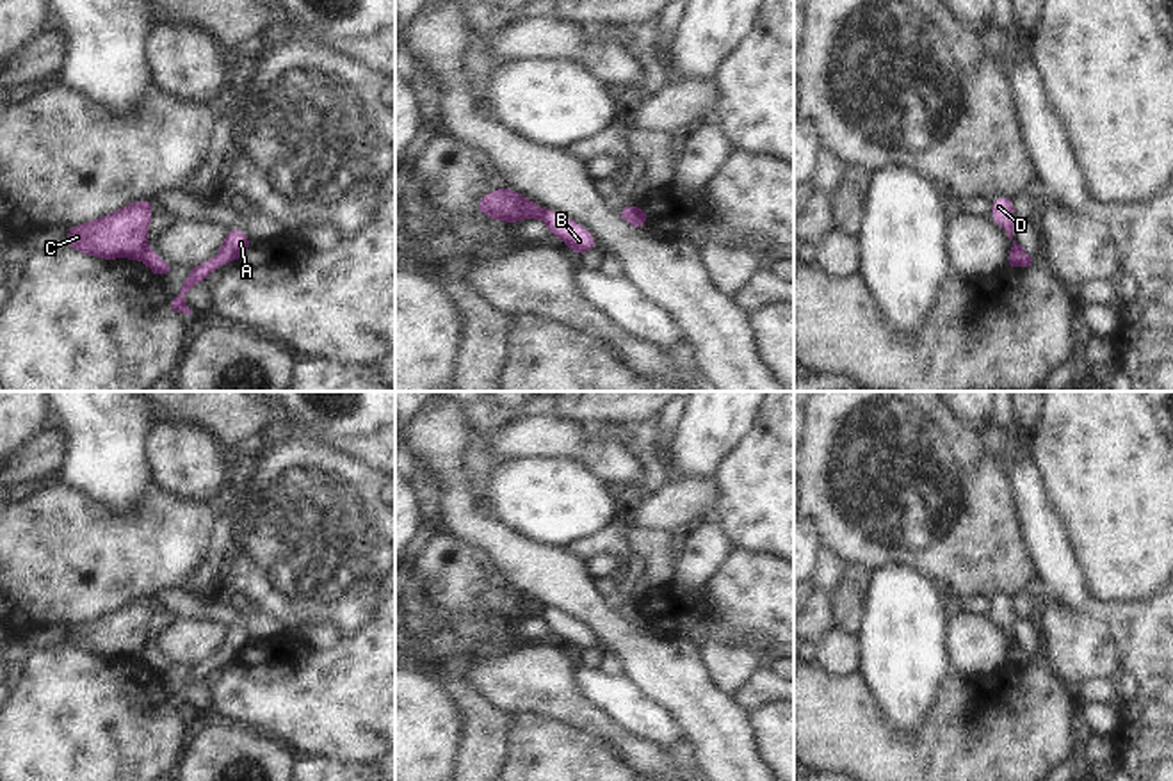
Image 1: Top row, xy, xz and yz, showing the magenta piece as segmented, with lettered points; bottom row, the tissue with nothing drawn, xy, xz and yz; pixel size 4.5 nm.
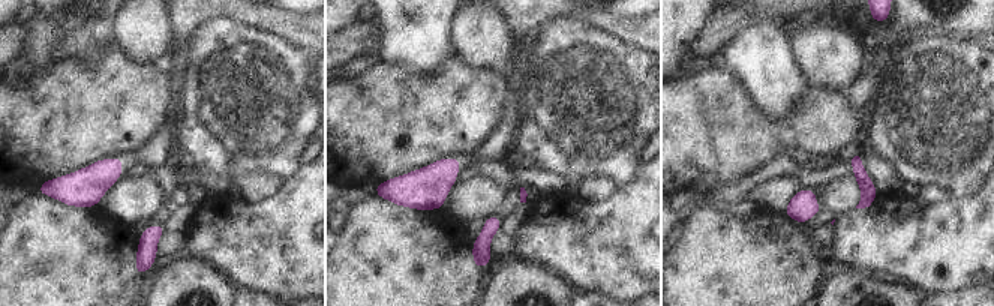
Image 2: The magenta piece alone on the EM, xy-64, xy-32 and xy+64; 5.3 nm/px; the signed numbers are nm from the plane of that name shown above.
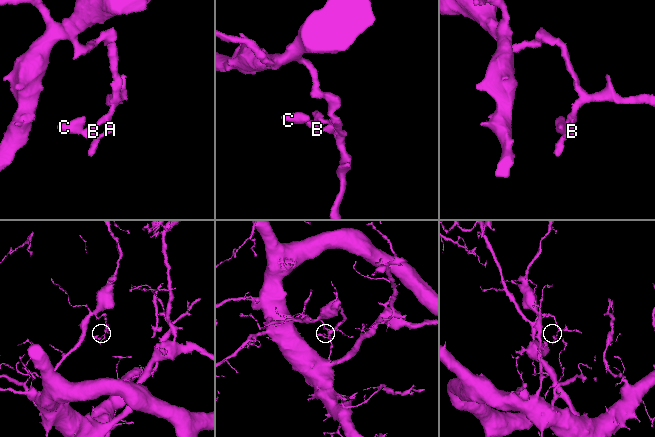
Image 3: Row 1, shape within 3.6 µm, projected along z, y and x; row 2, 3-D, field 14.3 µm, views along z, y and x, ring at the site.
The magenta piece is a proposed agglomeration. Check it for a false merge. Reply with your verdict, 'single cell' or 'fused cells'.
fused cells

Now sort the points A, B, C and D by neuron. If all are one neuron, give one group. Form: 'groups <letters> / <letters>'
groups A B / C D

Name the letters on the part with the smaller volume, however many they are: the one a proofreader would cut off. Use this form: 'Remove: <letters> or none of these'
Remove: C, D.

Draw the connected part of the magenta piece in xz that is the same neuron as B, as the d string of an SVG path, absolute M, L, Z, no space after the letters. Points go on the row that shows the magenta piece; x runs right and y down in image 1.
M545 208L539 219L545 222L550 235L561 238L566 244L568 251L571 251L573 254L596 251L598 242L595 235L570 217Z

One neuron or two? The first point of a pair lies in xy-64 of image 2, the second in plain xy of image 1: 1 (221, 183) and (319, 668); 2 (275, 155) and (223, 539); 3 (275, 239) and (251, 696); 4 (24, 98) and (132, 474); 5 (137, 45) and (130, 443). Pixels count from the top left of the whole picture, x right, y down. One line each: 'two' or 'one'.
1: two
2: two
3: one
4: two
5: two

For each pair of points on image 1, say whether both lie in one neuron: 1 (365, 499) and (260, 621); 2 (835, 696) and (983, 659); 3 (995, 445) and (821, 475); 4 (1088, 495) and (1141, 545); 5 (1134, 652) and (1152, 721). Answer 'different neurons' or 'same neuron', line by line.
1: different neurons
2: different neurons
3: different neurons
4: same neuron
5: same neuron

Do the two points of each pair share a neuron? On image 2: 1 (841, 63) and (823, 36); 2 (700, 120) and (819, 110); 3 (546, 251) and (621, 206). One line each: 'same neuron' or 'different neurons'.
1: same neuron
2: same neuron
3: same neuron

